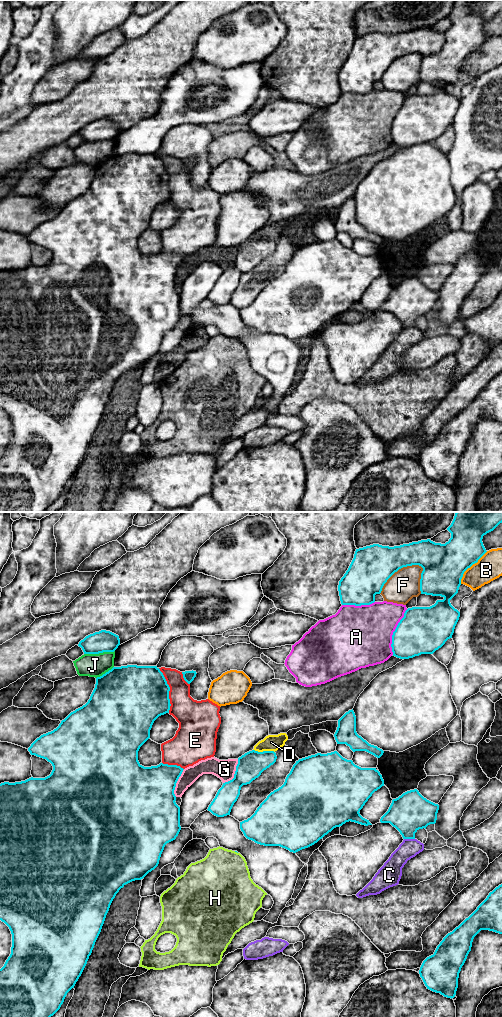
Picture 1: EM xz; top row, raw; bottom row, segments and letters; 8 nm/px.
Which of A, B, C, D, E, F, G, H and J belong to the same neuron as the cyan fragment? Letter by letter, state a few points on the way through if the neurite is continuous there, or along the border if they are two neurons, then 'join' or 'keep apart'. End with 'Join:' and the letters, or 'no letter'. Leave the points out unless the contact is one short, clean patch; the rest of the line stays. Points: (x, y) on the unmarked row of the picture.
A: keep apart
B: keep apart
C: keep apart
D: keep apart
E: keep apart
F: keep apart
G: keep apart
H: keep apart
J: keep apart
Join: no letter

